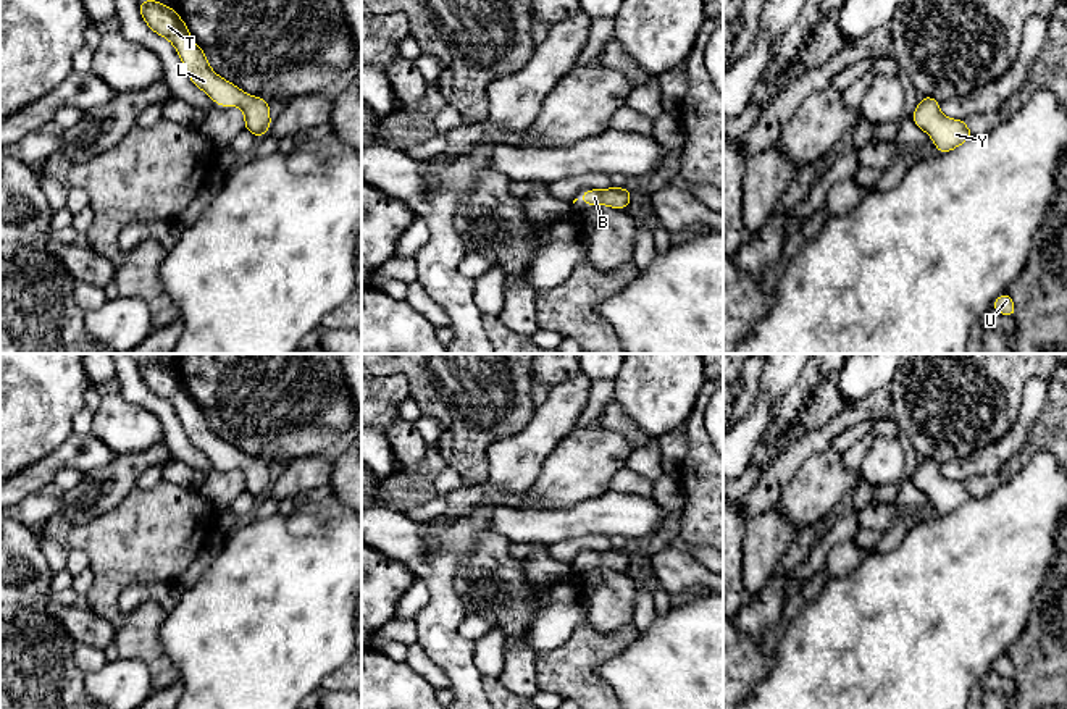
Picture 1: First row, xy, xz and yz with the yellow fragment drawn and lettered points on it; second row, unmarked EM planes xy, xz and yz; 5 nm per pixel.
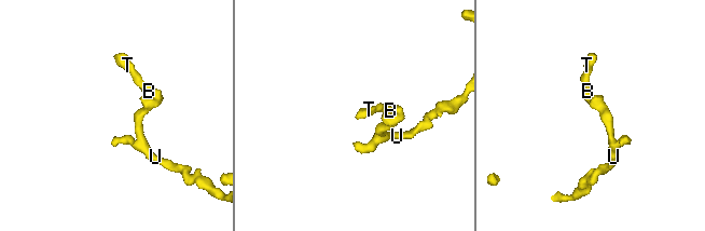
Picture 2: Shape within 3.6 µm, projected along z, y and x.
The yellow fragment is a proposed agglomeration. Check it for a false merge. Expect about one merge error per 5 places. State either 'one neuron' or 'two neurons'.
one neuron

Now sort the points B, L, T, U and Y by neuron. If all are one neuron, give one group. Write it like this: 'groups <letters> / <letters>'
groups B L T U Y

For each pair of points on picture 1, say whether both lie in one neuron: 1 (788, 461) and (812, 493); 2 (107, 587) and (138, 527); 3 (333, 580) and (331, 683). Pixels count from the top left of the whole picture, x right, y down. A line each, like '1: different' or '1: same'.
1: different
2: same
3: different

